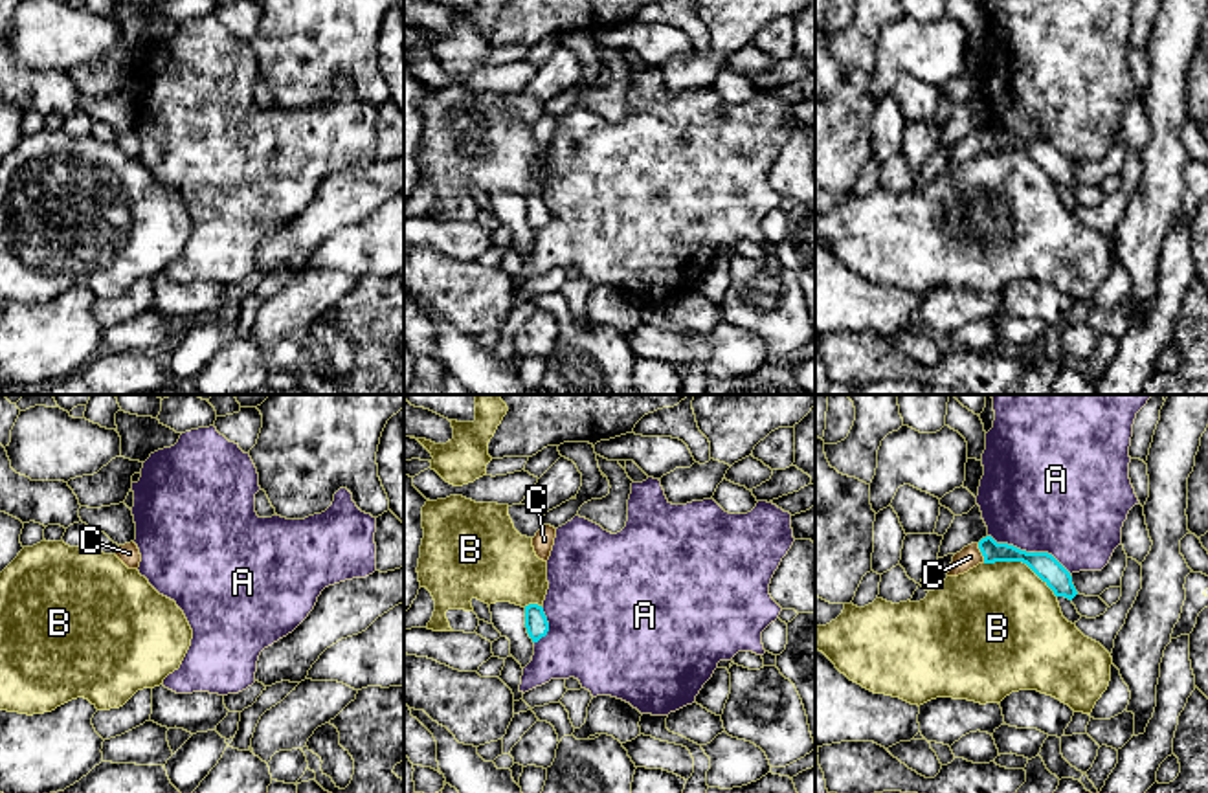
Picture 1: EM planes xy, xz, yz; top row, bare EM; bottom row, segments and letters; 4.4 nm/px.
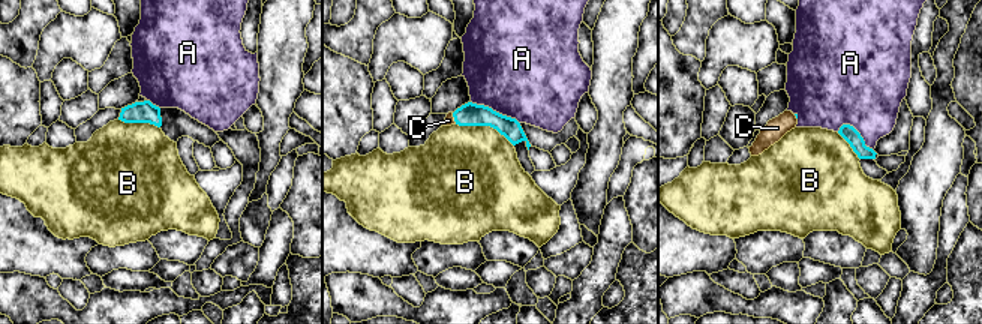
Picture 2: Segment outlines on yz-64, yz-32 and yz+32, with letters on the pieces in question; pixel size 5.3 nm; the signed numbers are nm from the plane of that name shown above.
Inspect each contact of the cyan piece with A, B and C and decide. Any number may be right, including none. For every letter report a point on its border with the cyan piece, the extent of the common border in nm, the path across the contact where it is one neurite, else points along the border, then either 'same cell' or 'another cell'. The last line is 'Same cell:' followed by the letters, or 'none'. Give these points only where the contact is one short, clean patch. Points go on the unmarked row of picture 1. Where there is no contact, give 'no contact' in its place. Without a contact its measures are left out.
A: yz (1030, 142) | 400 nm | another cell
B: yz (1021, 149) | 360 nm | along yz (984, 151), (1023, 151), (1056, 186) | another cell
C: yz (981, 140) | 90 nm | across yz (992, 140), (981, 140), (970, 145) | same cell
Same cell: C

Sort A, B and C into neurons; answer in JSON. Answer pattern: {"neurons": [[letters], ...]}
{"neurons": [["A"], ["B"], ["C"]]}

